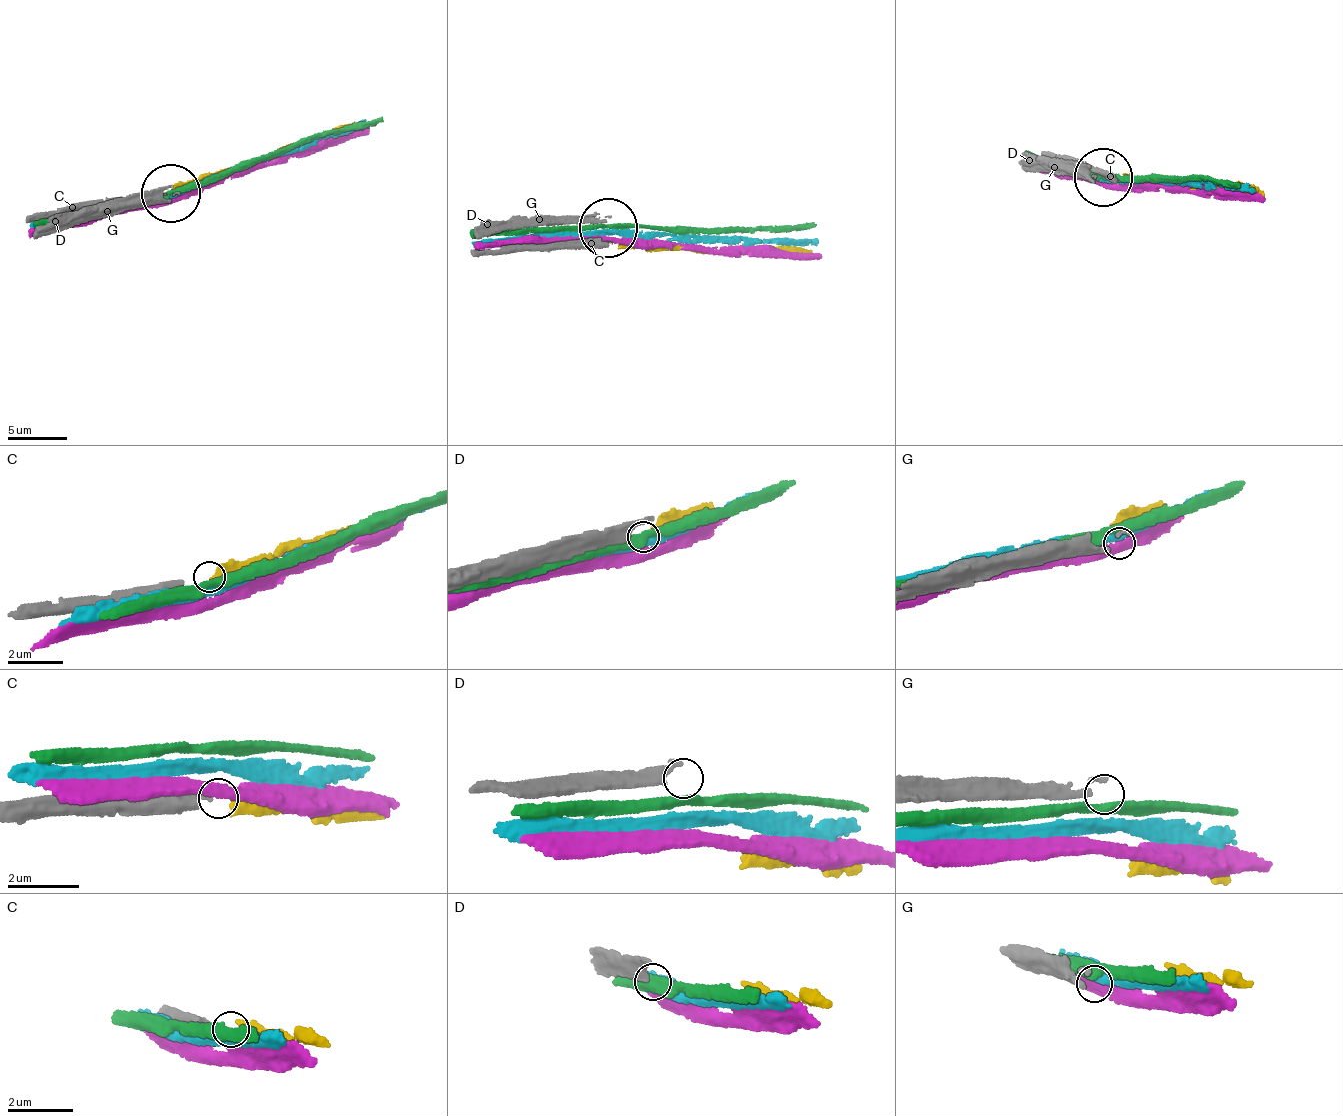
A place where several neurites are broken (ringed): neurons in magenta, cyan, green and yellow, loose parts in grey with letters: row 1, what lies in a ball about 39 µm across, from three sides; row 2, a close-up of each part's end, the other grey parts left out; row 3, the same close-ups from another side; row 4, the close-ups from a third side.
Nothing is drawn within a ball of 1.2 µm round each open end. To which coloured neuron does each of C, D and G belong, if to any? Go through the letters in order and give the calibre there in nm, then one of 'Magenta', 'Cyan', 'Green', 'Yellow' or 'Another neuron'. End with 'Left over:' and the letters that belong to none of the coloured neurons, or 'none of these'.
C: Thickness 130 nm. Yellow
D: Thickness 360 nm. Another neuron
G: Thickness 260 nm. Another neuron
Left over: D, G

